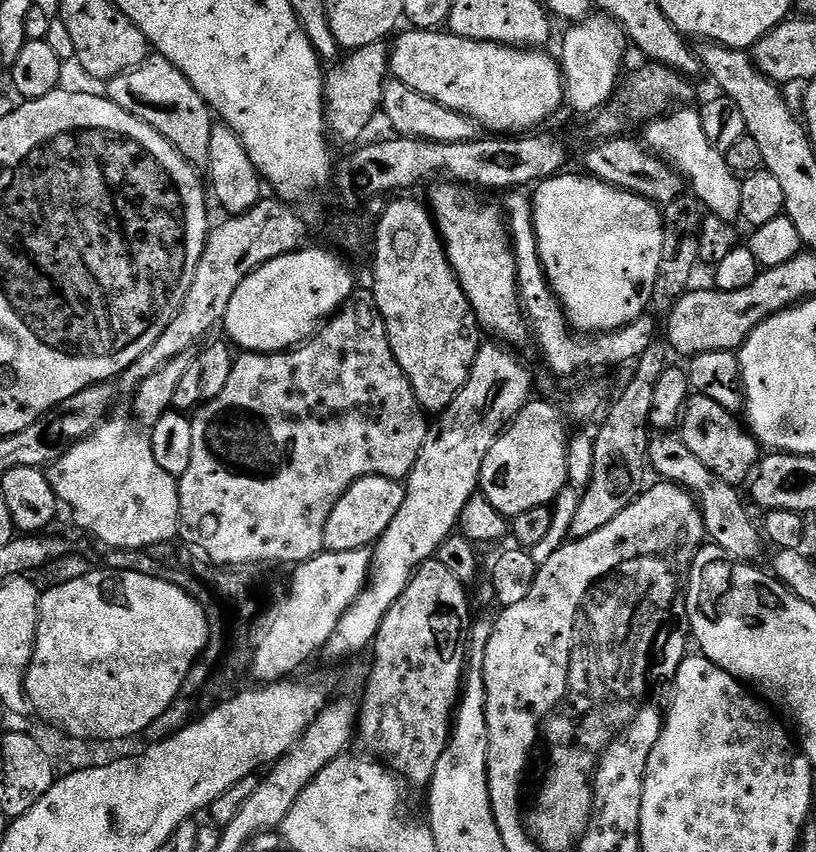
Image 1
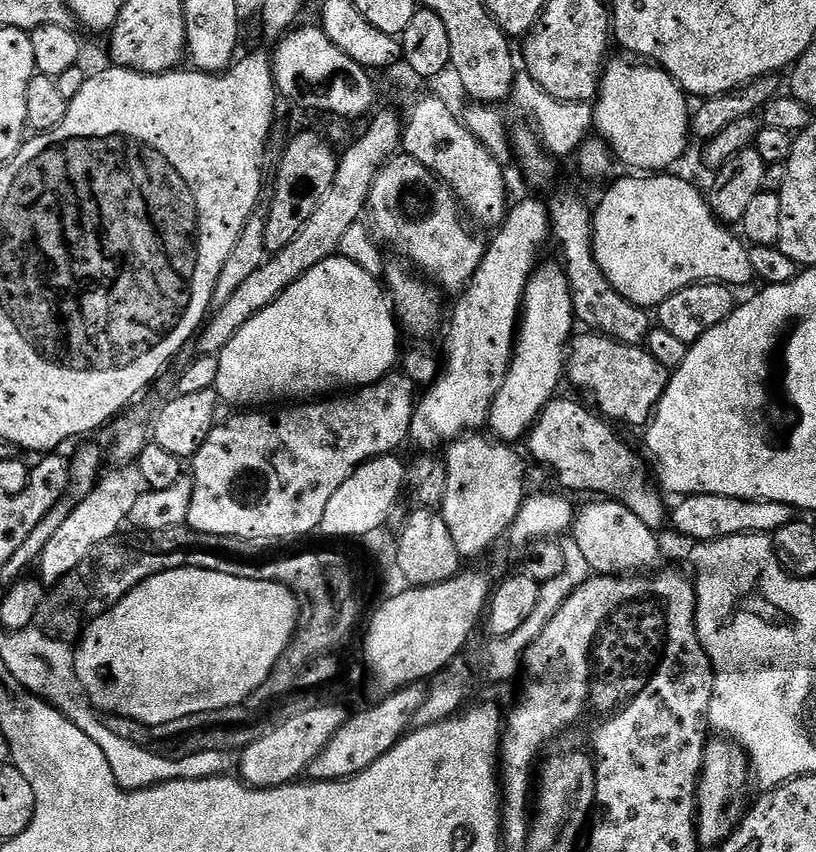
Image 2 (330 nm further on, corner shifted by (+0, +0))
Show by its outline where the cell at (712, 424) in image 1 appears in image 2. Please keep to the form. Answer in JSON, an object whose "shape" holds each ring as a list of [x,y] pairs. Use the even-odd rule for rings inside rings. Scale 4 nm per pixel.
{"shape":[[[591,330],[571,341],[566,357],[566,380],[585,392],[599,415],[617,425],[629,424],[643,429],[652,419],[658,402],[668,385],[670,369],[648,353],[647,347],[620,344]],[[580,336],[580,337],[579,337]],[[596,403],[596,404],[595,404]],[[617,420],[617,421],[616,421]],[[620,423],[620,424],[619,424]]]}

